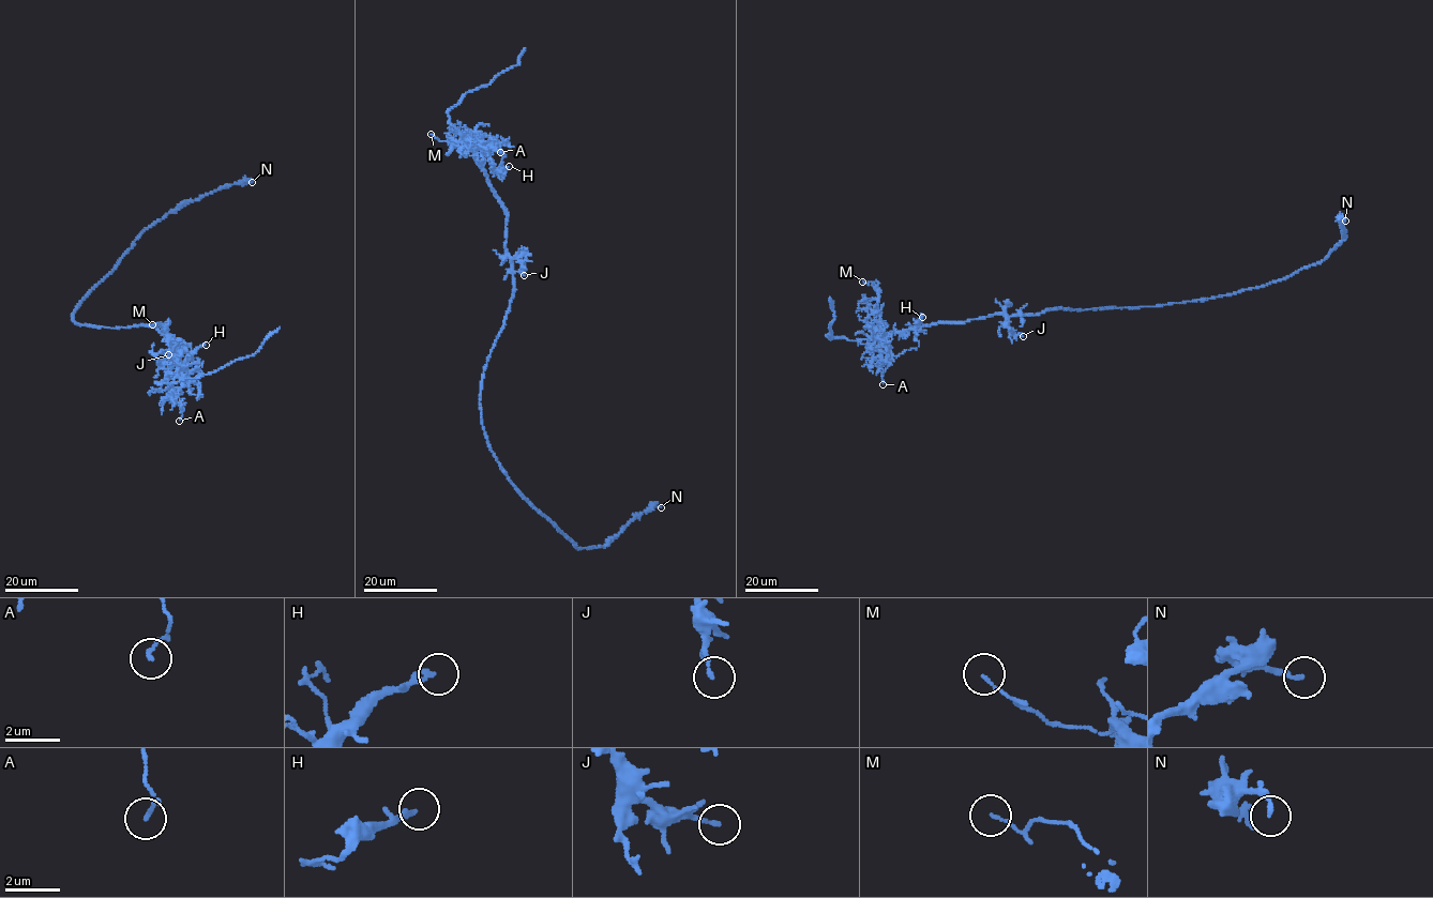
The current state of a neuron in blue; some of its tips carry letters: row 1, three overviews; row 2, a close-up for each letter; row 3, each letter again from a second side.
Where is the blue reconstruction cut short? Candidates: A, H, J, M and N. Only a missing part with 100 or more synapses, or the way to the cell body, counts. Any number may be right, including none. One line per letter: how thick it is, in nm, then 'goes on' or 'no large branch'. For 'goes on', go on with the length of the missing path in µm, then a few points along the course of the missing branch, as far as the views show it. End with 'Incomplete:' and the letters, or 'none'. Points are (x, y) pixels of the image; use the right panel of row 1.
A: 140 nm | no large branch
H: 200 nm | no large branch
J: 140 nm | no large branch
M: 80 nm | no large branch
N: 140 nm | no large branch
Incomplete: none

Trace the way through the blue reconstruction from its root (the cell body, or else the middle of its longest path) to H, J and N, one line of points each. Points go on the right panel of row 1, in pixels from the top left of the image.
H: (1080, 310), (1060, 308), (1037, 315), (995, 314), (959, 322), (940, 321), (878, 338), (914, 328), (922, 317)
J: (1080, 310), (1060, 308), (1008, 317), (1009, 329), (1023, 336)
N: (1080, 310), (1206, 300), (1267, 285), (1326, 258), (1345, 240), (1341, 218), (1345, 221)

